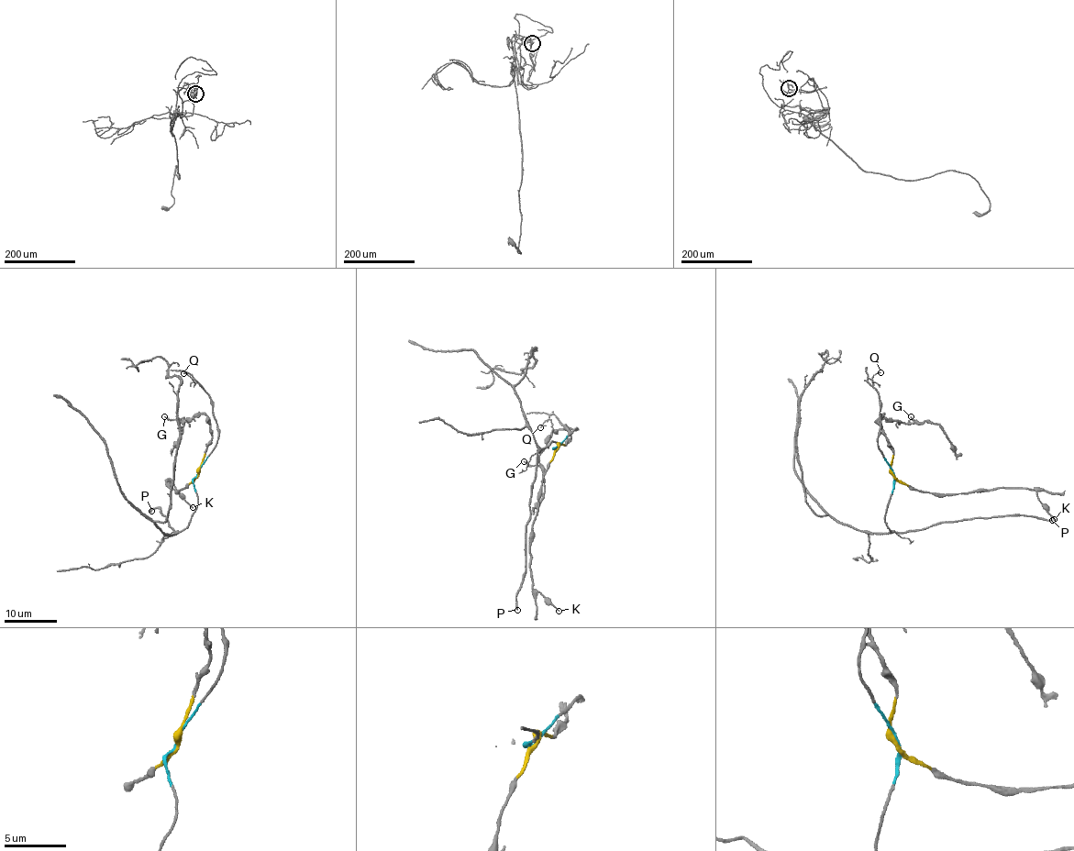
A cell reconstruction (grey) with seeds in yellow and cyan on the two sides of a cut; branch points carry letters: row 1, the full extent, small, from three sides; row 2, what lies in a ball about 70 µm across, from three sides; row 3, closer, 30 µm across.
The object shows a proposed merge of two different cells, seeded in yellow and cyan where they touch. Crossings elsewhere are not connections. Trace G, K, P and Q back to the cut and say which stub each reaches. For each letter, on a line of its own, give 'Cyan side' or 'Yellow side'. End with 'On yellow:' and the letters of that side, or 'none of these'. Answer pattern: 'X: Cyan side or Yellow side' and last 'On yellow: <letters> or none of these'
G: Yellow side
K: Yellow side
P: Cyan side
Q: Cyan side
On yellow: G, K

